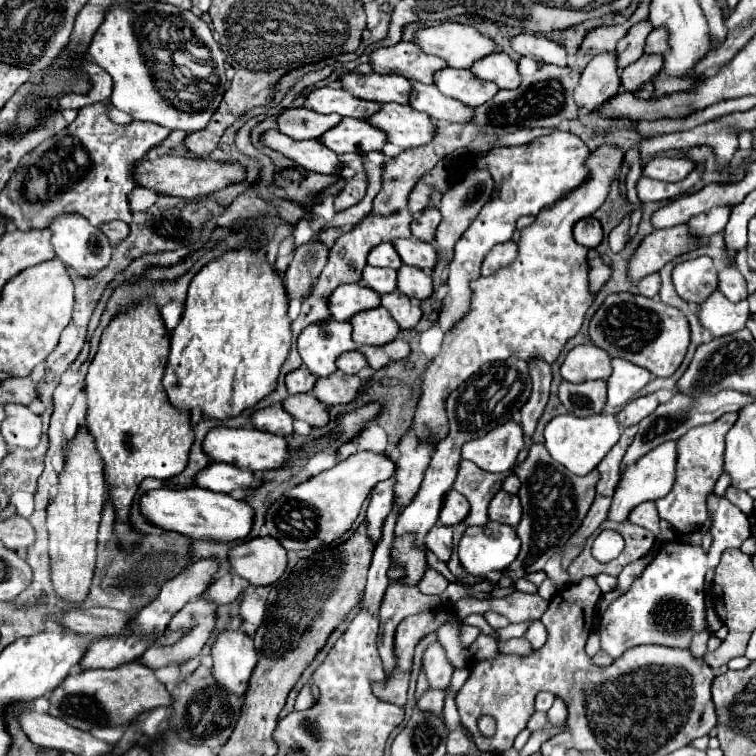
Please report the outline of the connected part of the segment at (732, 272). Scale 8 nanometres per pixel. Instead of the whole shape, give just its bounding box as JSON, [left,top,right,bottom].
[719,266,747,302]

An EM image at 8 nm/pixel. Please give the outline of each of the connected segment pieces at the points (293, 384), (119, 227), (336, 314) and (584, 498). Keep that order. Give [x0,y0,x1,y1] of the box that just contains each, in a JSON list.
[[285,368,317,394],[101,220,129,244],[329,284,381,322],[503,444,599,582]]

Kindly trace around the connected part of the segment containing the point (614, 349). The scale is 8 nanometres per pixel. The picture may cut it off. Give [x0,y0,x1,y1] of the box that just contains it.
[591,294,689,376]

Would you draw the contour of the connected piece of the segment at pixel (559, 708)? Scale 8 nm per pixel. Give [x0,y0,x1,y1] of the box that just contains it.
[547,698,567,724]

